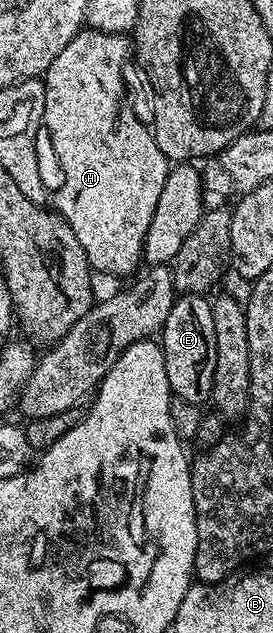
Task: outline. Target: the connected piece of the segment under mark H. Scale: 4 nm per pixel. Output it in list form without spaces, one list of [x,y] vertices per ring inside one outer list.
[[[84,27],[79,30],[76,37],[69,39],[65,51],[61,51],[61,55],[57,55],[57,59],[53,59],[53,63],[47,68],[47,72],[42,78],[45,87],[45,111],[43,112],[45,137],[51,140],[51,149],[55,152],[56,159],[59,160],[60,171],[63,172],[63,182],[60,183],[59,190],[53,193],[53,201],[55,197],[54,212],[58,213],[67,222],[67,226],[71,228],[73,235],[77,235],[77,243],[81,243],[92,270],[96,274],[112,273],[115,277],[123,277],[126,273],[131,272],[131,274],[134,274],[140,268],[143,261],[145,235],[149,231],[149,223],[153,223],[153,211],[157,211],[157,199],[161,199],[161,187],[165,187],[165,179],[169,172],[168,159],[161,151],[161,147],[157,147],[154,132],[148,126],[146,129],[139,122],[138,115],[131,110],[131,105],[127,102],[127,89],[123,86],[123,60],[126,57],[129,57],[129,41],[124,34],[106,33],[105,31]]]

